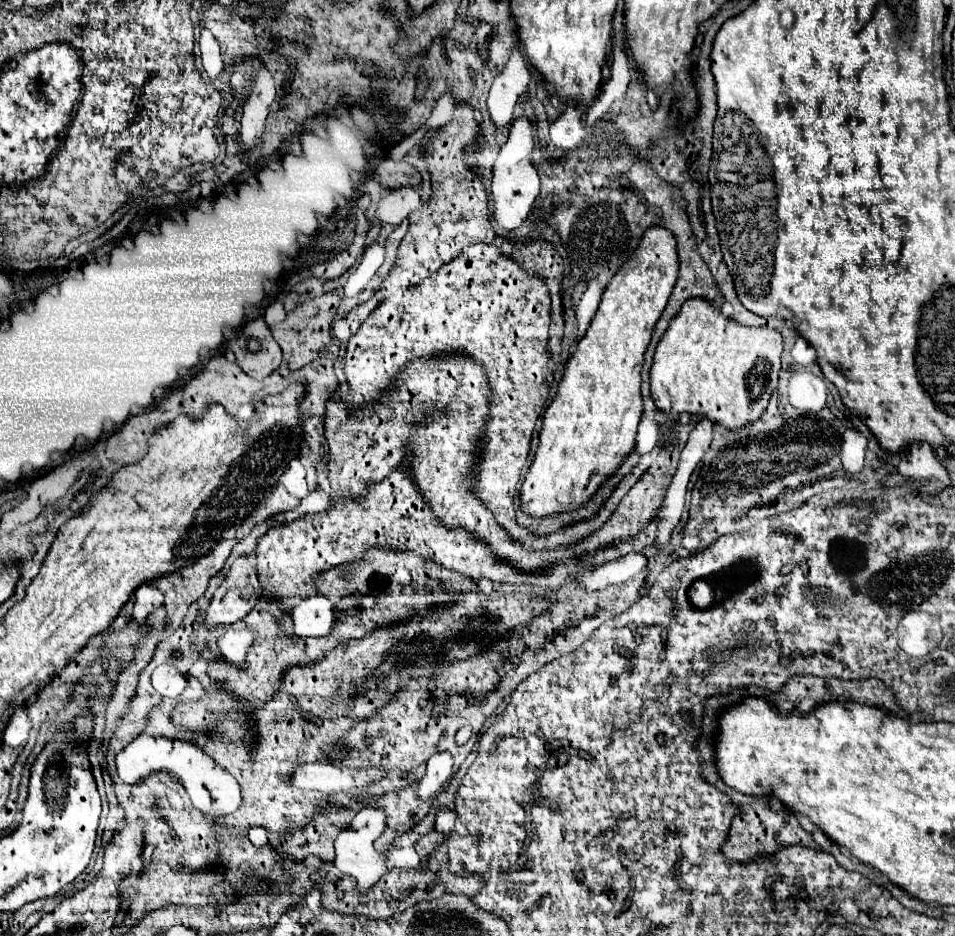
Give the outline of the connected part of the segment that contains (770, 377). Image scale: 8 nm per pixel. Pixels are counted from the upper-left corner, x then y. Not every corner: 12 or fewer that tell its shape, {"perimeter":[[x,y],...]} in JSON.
{"perimeter":[[687,299],[651,365],[655,405],[727,429],[777,387],[783,337]]}

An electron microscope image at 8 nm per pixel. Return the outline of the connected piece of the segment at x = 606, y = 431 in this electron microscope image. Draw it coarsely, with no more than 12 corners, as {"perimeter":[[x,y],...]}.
{"perimeter":[[651,225],[543,415],[521,509],[577,509],[635,447],[677,273]]}

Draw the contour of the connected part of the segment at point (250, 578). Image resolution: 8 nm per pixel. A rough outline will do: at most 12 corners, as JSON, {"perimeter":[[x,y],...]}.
{"perimeter":[[241,555],[207,609],[207,625],[243,619],[261,597],[257,569]]}

